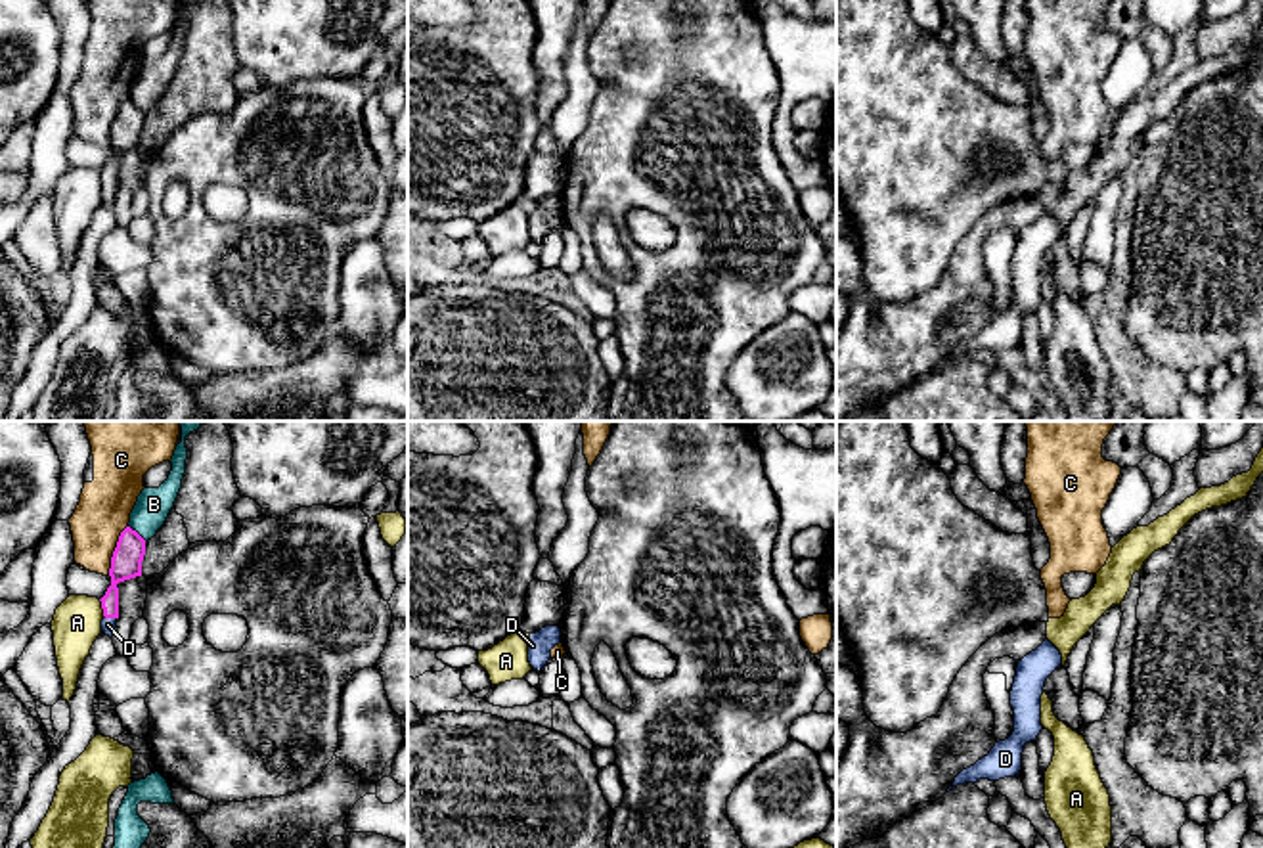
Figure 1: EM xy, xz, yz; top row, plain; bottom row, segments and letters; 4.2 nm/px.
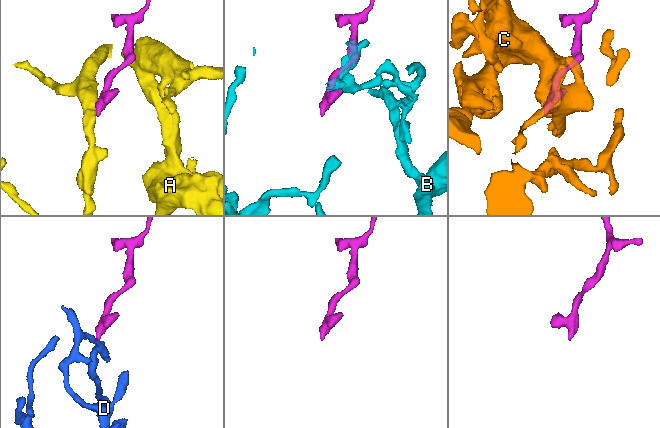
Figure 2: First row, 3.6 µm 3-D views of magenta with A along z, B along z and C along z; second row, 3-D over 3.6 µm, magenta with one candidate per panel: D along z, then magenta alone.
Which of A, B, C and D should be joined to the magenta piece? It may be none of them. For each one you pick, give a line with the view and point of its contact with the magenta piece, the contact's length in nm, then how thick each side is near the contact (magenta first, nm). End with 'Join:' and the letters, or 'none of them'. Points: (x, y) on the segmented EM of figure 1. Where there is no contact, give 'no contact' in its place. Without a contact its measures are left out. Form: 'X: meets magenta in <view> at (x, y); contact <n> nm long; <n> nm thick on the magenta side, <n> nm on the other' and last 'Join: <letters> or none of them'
D: meets magenta in xy at (110, 617); contact 60 nm long; 130 nm thick on the magenta side, 60 nm on the other
Join: D

